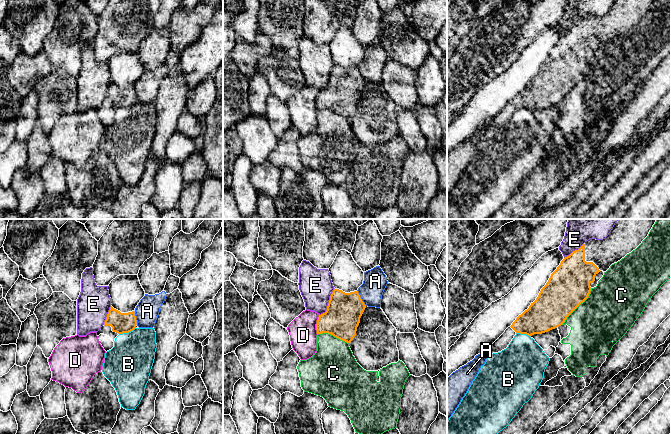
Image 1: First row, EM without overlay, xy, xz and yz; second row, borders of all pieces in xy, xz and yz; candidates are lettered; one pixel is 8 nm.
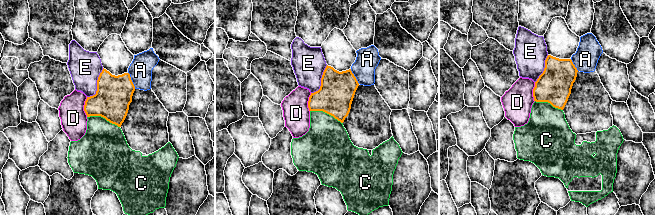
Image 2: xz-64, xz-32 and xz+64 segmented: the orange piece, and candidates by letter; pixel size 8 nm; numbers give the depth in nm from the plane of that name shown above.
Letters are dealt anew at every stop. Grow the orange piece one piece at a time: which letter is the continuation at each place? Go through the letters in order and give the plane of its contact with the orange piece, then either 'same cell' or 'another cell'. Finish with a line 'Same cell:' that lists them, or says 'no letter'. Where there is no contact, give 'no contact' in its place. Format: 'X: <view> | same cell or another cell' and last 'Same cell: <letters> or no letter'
A: xz | another cell
B: xy | another cell
C: yz | another cell
D: xz | another cell
E: xz | another cell
Same cell: no letter

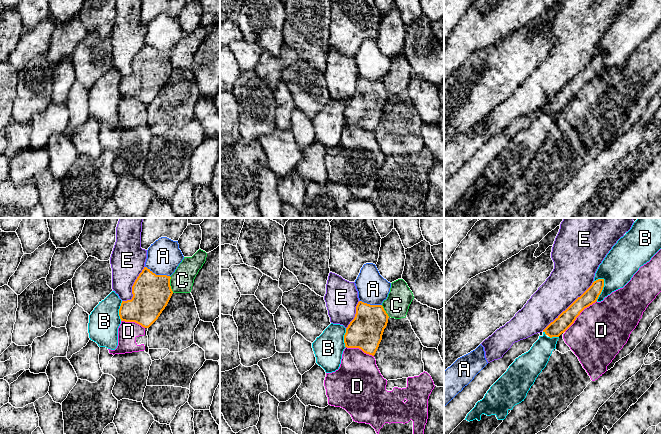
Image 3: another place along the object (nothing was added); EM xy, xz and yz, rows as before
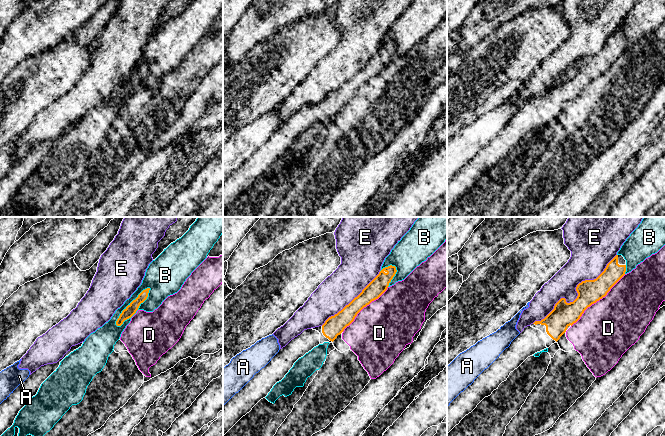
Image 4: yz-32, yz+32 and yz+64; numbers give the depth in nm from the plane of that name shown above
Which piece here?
A: xy | another cell
B: yz | another cell
C: xy | another cell
D: yz | another cell
E: yz | another cell
Same cell: no letter

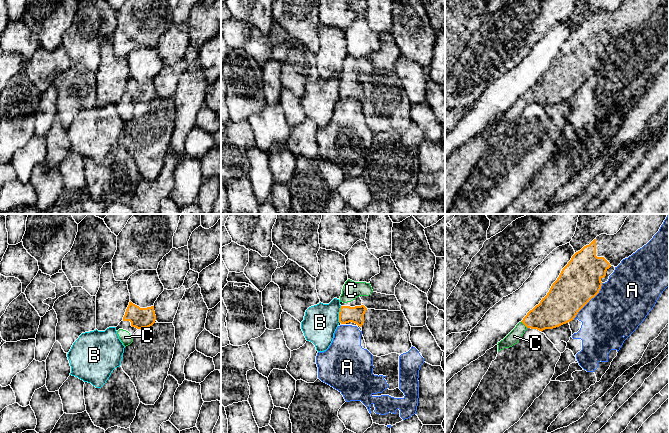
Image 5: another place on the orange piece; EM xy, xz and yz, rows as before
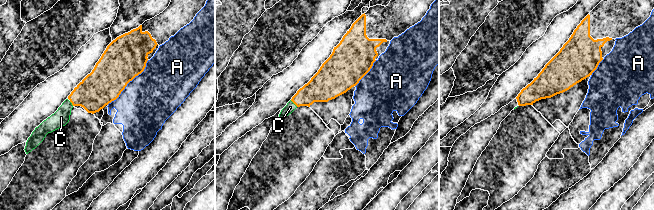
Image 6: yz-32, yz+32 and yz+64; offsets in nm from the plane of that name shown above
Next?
A: yz | another cell
B: xz | another cell
C: yz | same cell
Same cell: C

